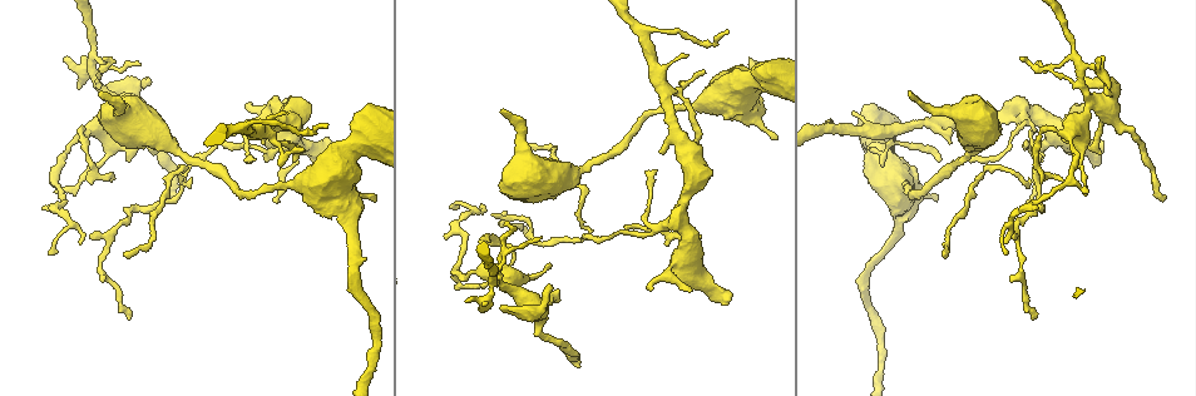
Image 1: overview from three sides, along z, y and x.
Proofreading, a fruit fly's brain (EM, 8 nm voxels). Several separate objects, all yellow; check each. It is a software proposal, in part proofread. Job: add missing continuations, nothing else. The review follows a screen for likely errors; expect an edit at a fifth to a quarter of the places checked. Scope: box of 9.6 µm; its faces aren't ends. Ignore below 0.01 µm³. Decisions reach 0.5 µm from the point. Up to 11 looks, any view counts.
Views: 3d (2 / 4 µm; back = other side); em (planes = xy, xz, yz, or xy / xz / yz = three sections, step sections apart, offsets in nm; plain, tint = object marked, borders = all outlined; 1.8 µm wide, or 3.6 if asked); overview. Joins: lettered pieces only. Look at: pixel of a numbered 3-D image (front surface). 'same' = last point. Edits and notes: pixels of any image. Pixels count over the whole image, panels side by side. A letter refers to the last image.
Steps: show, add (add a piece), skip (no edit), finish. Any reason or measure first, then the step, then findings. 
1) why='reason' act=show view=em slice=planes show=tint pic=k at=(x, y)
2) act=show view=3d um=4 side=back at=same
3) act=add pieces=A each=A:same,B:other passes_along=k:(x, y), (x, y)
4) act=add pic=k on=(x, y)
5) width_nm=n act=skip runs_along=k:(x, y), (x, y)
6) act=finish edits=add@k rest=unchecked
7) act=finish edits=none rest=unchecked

why='an open end' act=show view=3d um=2 pic=1 at=(1032, 317)

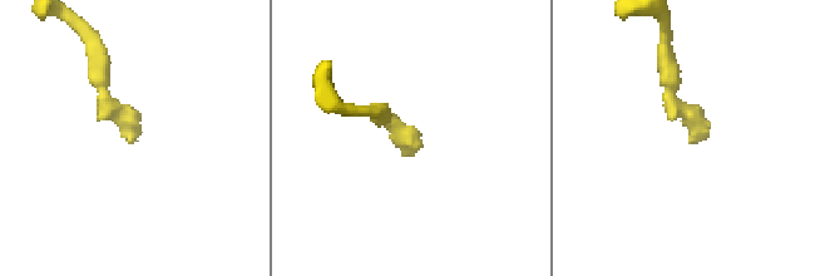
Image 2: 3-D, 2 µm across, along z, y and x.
act=show view=em slice=planes show=borders pic=2 at=(412, 134)

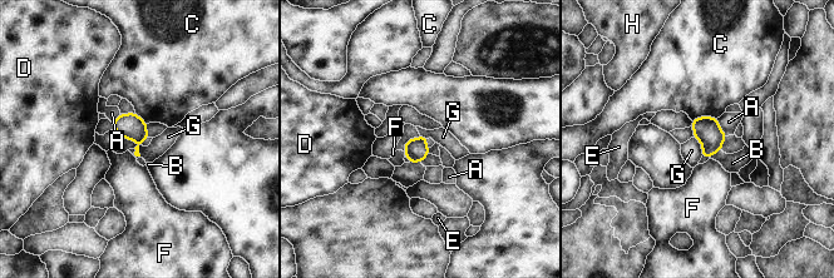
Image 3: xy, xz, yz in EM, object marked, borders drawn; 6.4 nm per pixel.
width_nm=140 act=add pieces=B each=A:other,B:same,C:other,D:other,E:other,F:other,G:other,H:other passes_along=3:(706, 129), (715, 152), (733, 163) found='the cell continues'

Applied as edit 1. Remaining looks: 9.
why='see it whole again' act=show view=overview

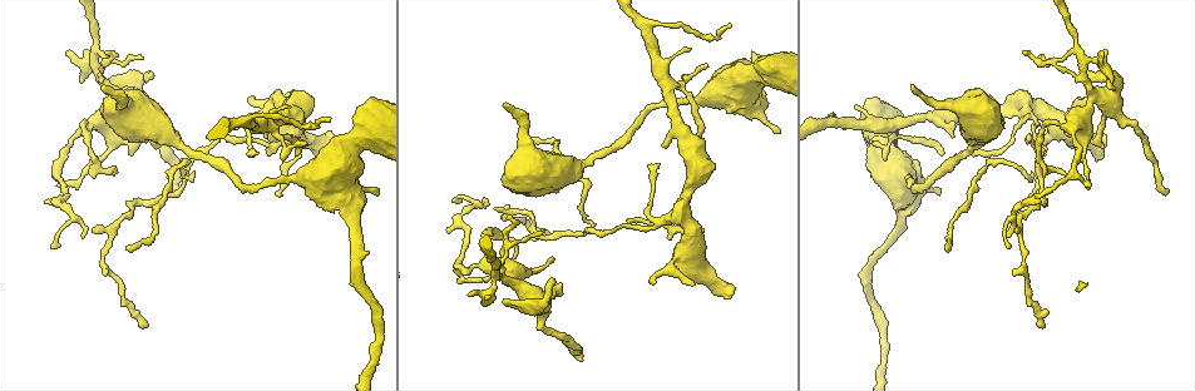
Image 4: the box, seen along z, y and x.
why='free end' act=show view=em slice=xz step=8 show=borders pic=4 at=(551, 280)

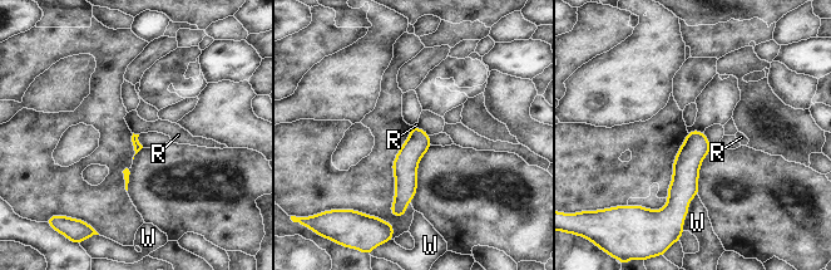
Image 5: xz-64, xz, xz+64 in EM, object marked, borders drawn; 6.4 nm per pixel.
act=show view=em slice=planes show=borders at=same

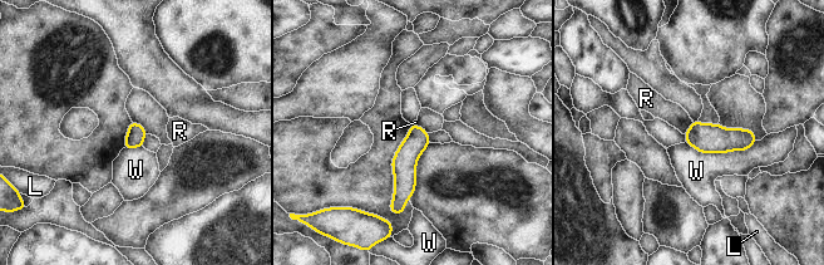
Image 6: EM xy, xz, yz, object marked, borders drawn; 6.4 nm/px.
longest_contact=W:460nm act=skip each=L:other,R:other,W:other found='none of them fits'

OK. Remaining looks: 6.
why='thin neck' act=show view=em slice=planes show=borders pic=4 at=(474, 265)

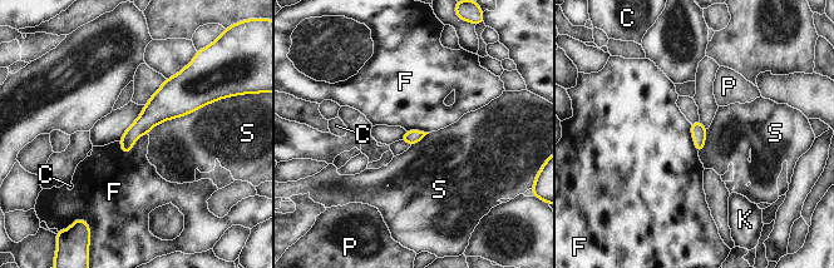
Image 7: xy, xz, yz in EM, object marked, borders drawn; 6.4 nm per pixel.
longest_contact=S:480nm act=skip each=C:other,F:other,K:other,P:other,S:other border=7:(147, 133), (127, 153), (122, 152) found='no lettered piece goes on from it'

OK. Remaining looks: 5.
why='thin end' act=show view=3d um=2 pic=4 at=(659, 163)

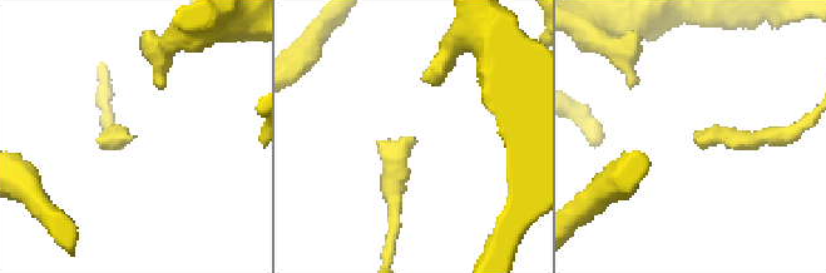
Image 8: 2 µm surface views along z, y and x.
act=show view=em um=3.6 slice=planes show=borders pic=8 at=(413, 139)

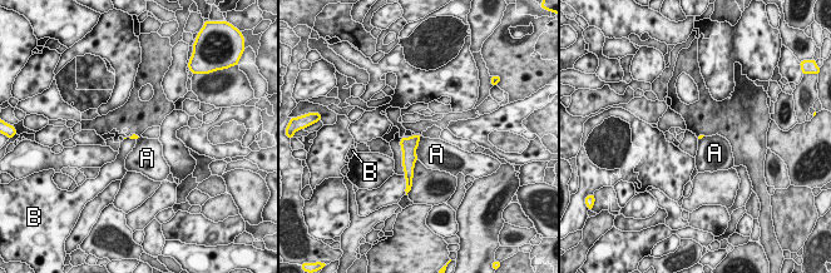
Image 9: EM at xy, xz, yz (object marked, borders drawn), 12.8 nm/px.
longest_contact=A:320nm act=skip each=A:other,B:other border=9:(421, 137), (415, 152), (416, 159) found='none of them fits'

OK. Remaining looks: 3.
act=finish edits=add@3 rest=unchecked

